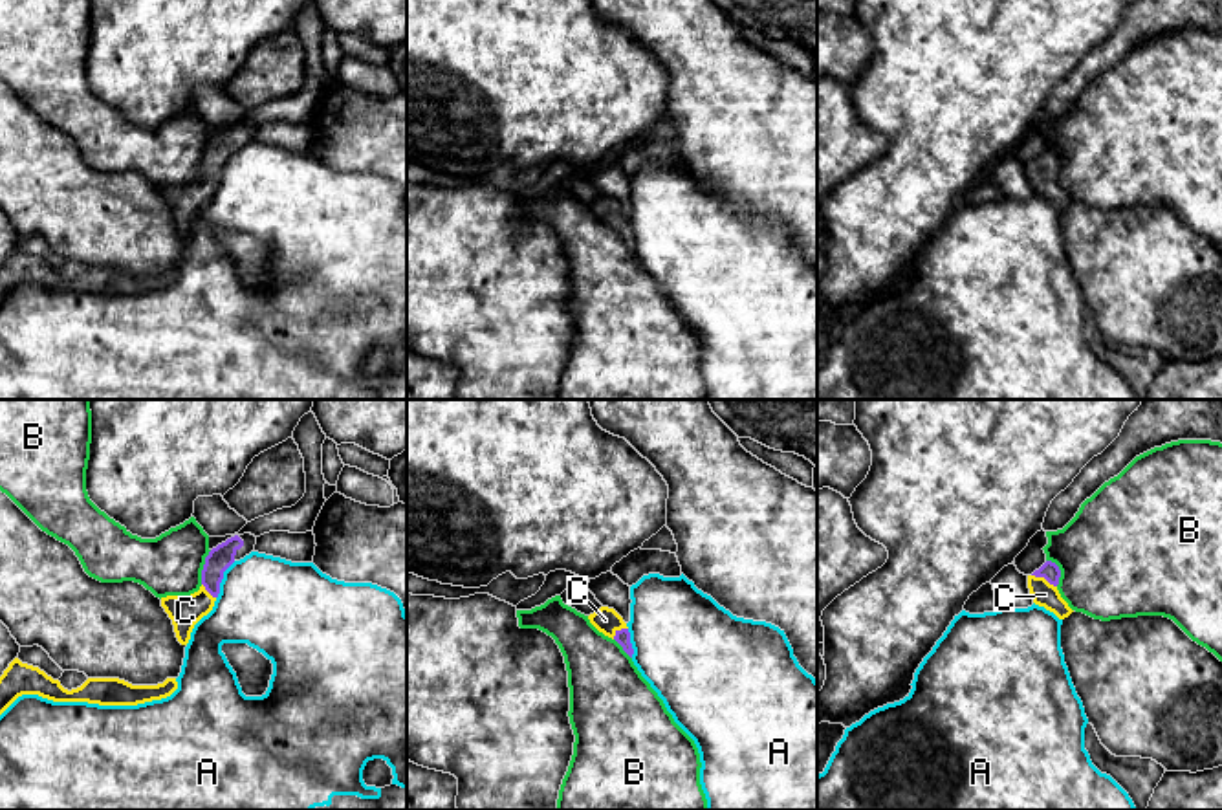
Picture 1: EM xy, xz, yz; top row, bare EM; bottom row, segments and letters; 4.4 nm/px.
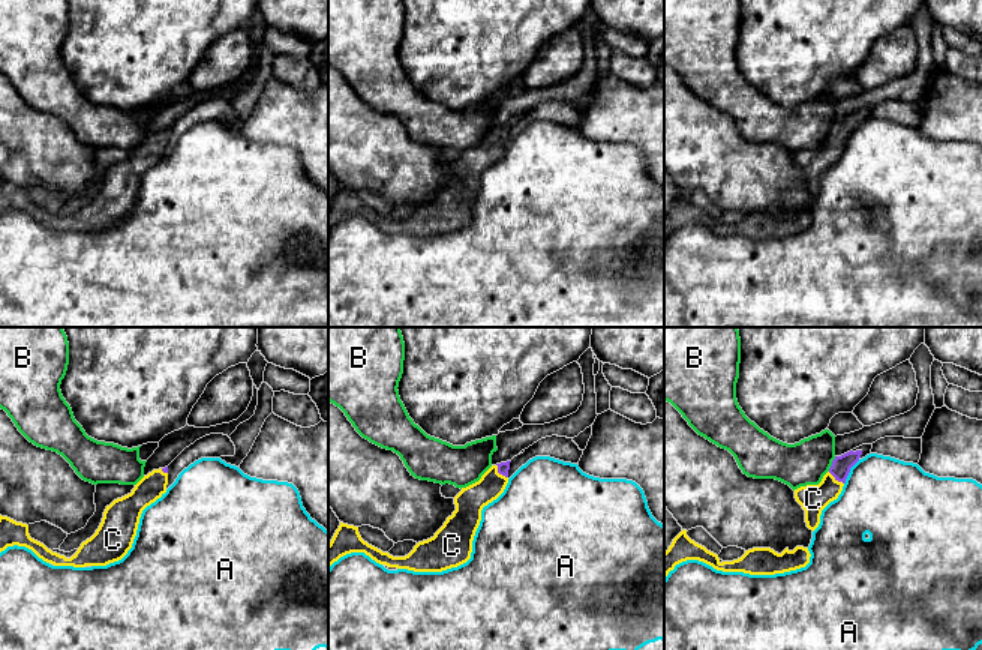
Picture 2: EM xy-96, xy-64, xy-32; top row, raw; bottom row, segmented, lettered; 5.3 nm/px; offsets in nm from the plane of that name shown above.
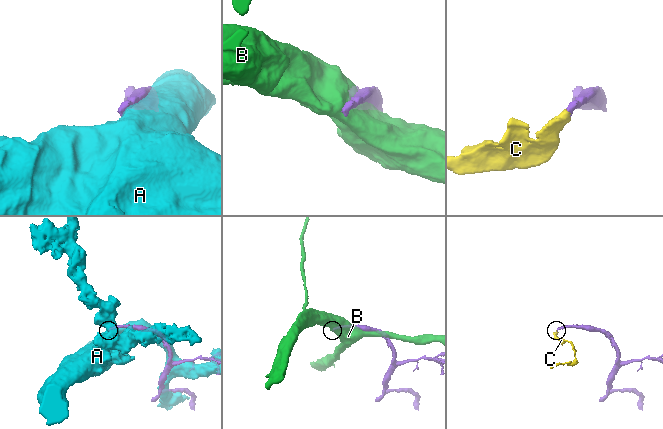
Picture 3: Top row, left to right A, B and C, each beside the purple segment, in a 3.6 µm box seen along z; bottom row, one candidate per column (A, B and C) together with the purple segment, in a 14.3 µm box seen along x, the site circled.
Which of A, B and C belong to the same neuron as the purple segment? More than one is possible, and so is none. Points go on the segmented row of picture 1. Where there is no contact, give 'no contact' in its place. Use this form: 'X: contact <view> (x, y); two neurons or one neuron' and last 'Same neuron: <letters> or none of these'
A: contact xy (222, 578); two neurons
B: contact xy (204, 567); two neurons
C: contact yz (1045, 578); one neuron
Same neuron: C

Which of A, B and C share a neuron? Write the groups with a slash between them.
A / B / C

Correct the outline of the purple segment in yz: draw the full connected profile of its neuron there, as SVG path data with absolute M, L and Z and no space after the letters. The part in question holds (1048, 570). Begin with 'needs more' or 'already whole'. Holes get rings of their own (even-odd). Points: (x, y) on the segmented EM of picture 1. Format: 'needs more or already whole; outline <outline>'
needs more; outline M1046 561L1039 570L1028 575L1028 588L1033 603L1053 612L1059 619L1068 618L1074 610L1061 597L1059 585L1061 570L1055 563Z

